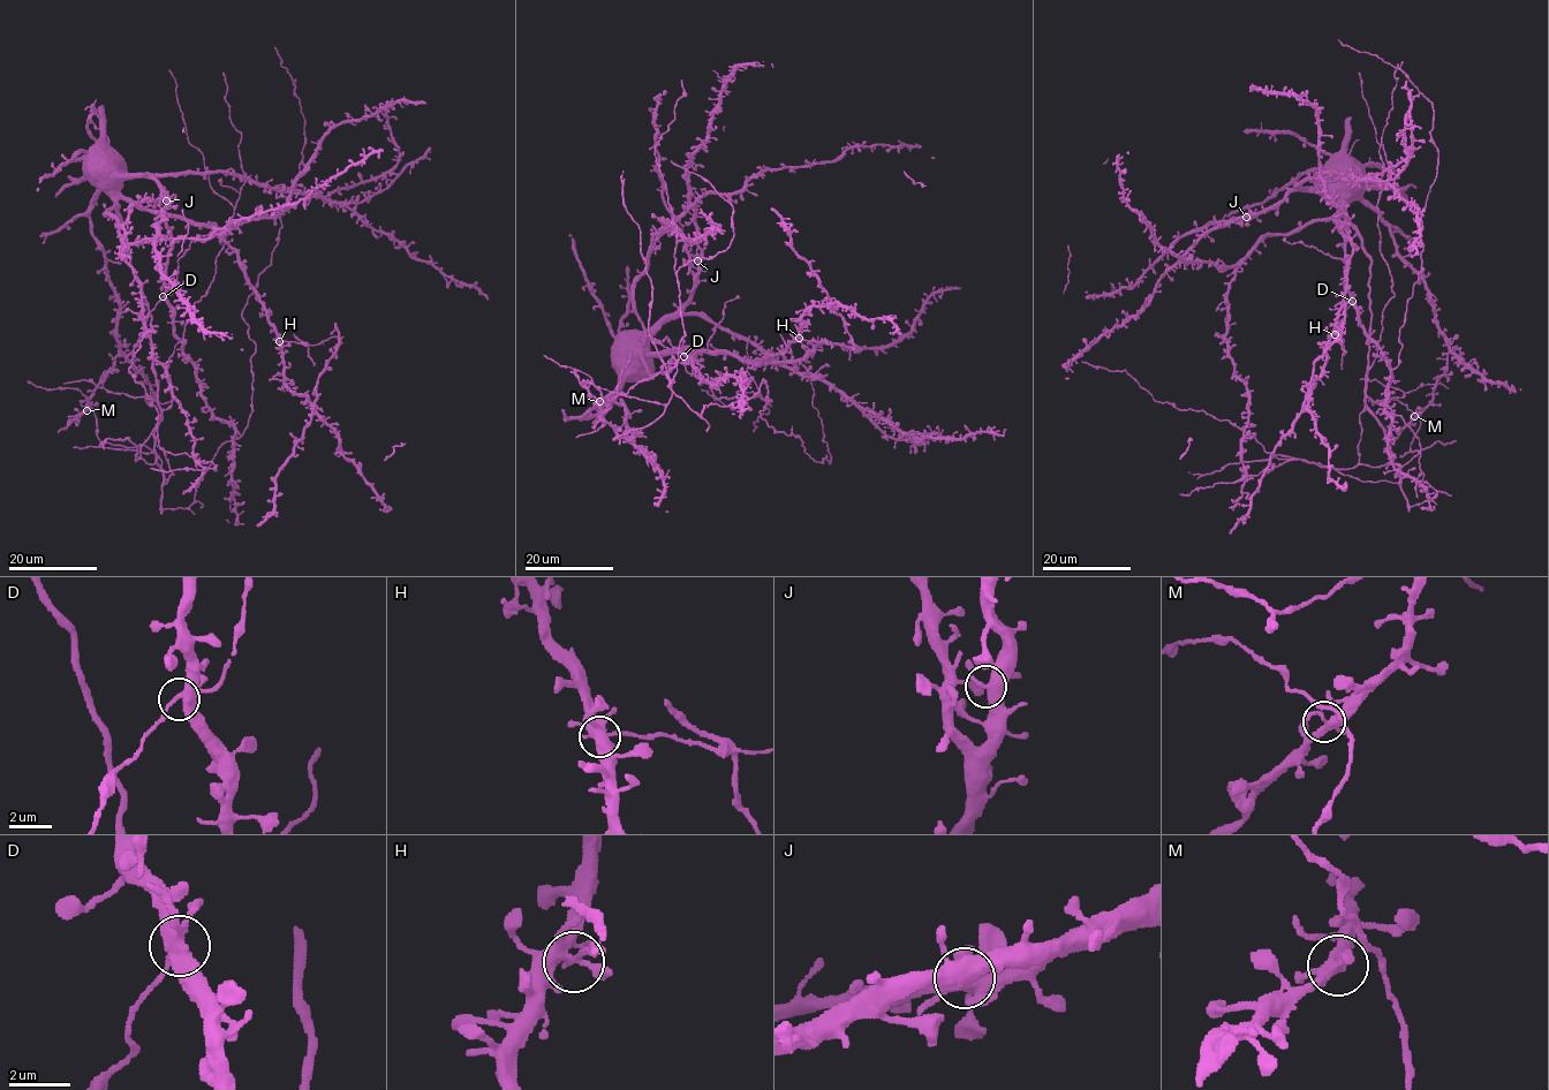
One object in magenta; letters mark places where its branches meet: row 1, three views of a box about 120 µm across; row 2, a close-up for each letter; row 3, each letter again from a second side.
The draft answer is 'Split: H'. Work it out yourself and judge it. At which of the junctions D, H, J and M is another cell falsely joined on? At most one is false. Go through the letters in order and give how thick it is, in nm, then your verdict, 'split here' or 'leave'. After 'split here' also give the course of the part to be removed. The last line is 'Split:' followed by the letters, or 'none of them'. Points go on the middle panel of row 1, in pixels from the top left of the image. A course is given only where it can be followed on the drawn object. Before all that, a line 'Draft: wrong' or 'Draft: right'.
Draft: right
D: 400 nm thick; leave
H: 320 nm thick; split here
J: 360 nm thick; leave
M: 320 nm thick; leave
Split: H

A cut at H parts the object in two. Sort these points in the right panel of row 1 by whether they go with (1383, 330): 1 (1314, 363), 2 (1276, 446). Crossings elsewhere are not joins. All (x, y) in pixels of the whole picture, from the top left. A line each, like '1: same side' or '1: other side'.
1: other side
2: other side

